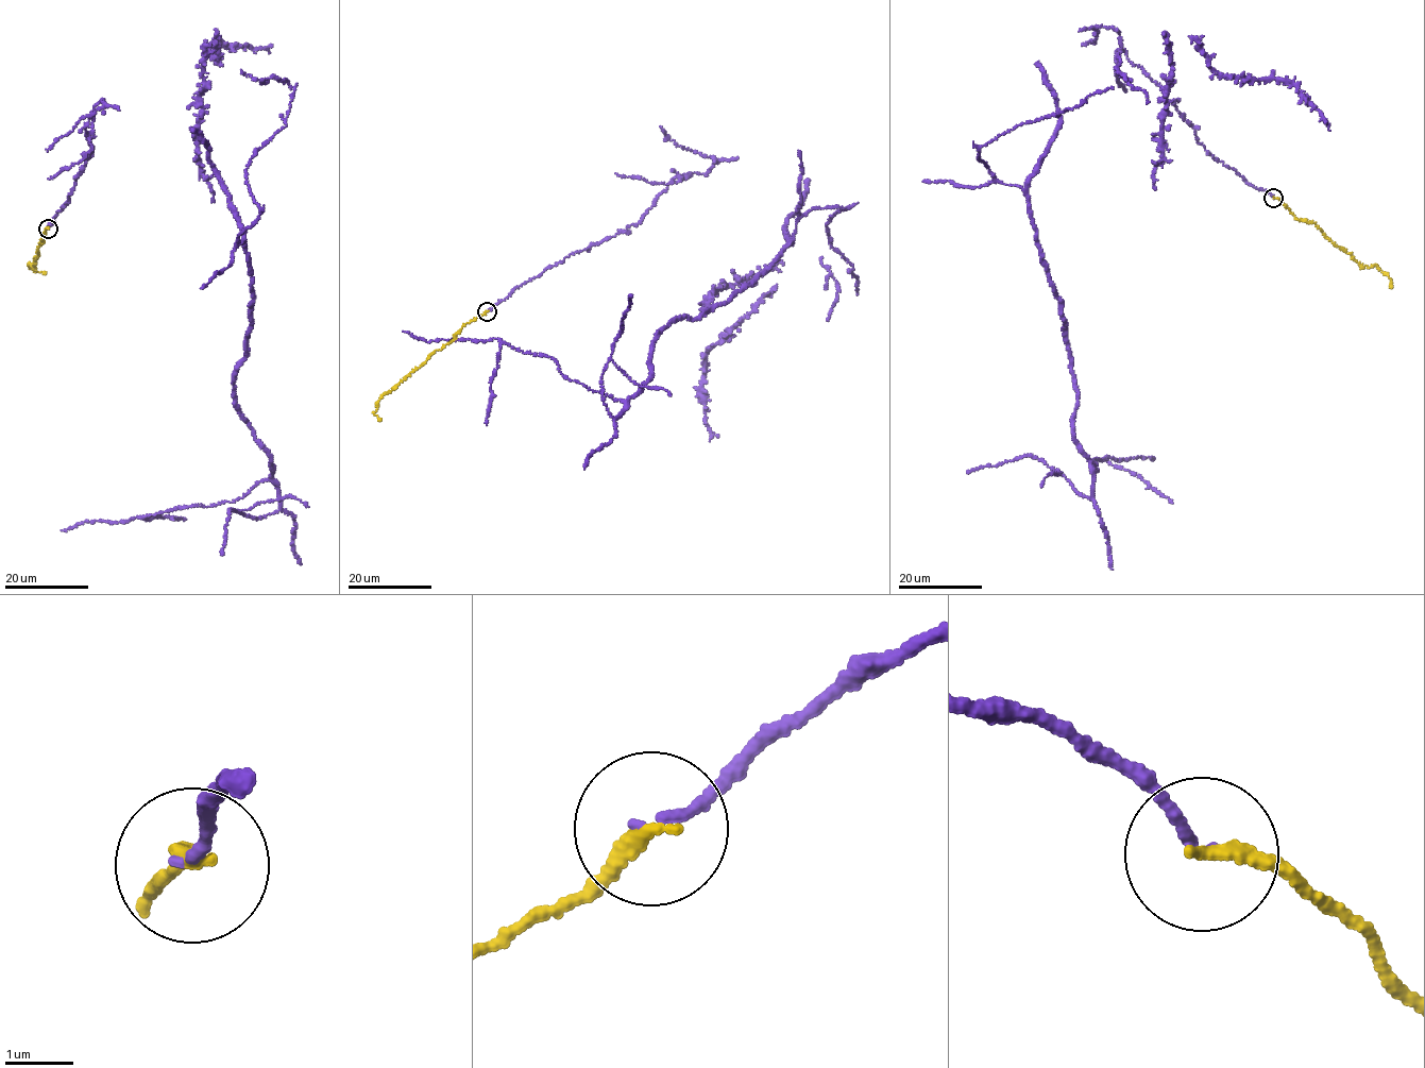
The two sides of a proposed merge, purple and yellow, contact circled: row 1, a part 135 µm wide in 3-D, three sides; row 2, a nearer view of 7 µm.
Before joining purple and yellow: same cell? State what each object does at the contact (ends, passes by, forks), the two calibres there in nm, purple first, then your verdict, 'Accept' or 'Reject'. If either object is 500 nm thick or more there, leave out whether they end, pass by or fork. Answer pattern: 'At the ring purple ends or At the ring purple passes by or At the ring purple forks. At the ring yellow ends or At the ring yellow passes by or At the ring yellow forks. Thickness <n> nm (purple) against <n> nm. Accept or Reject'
At the ring purple ends. At the ring yellow ends. Thickness 130 nm (purple) against 220 nm. Accept

